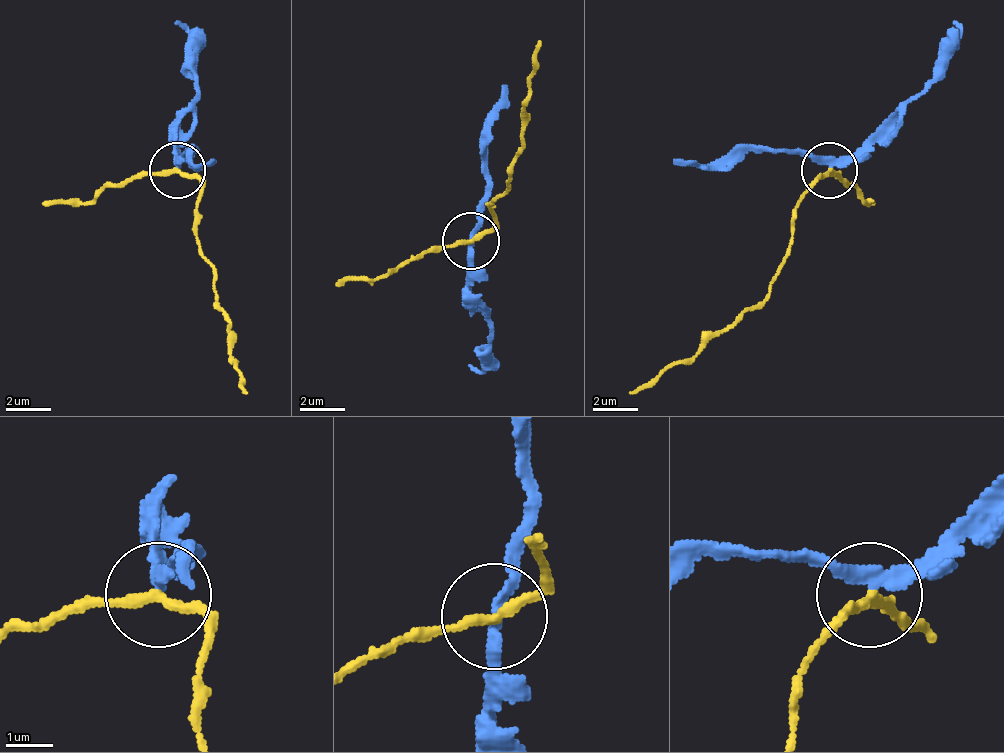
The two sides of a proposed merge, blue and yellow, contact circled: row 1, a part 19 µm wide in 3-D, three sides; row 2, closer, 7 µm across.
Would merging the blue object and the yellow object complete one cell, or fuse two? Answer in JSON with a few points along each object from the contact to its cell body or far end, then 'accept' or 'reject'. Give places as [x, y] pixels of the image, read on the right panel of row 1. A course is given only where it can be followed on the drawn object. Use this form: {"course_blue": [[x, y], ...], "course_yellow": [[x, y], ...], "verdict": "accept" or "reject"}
{"course_blue": [[827, 166], [844, 166], [940, 70], [940, 47], [957, 30], [951, 19]], "course_yellow": [[827, 171], [794, 211], [794, 245], [771, 290], [698, 352], [630, 391]], "verdict": "reject"}

